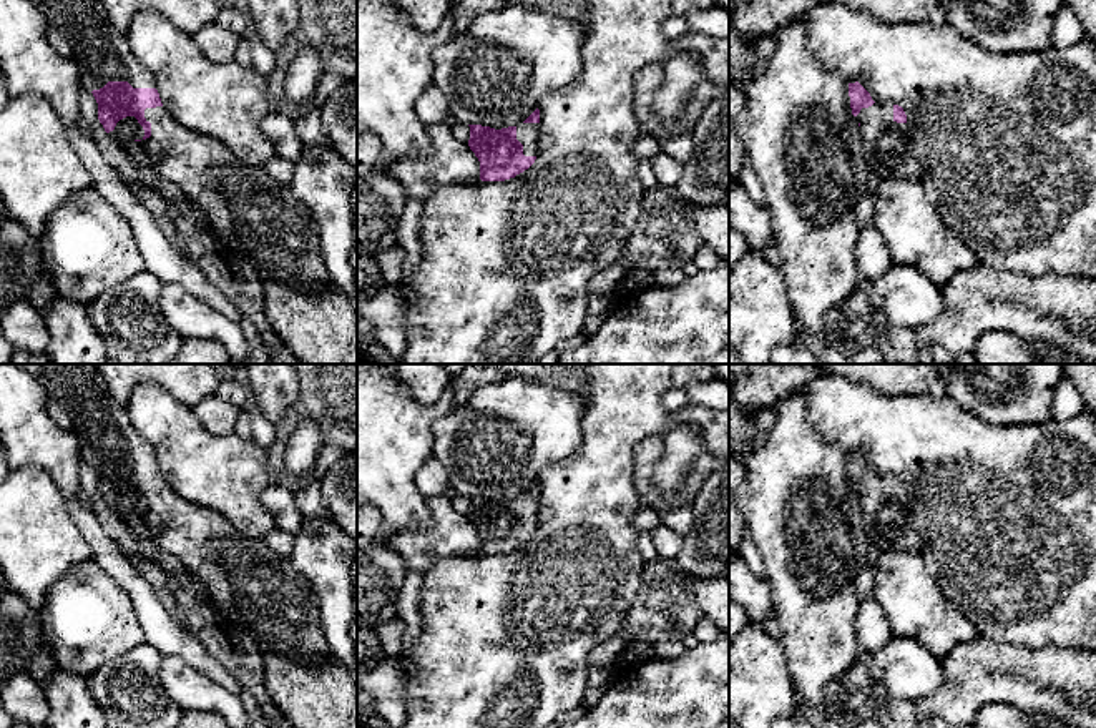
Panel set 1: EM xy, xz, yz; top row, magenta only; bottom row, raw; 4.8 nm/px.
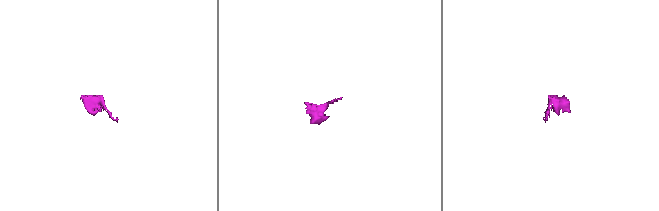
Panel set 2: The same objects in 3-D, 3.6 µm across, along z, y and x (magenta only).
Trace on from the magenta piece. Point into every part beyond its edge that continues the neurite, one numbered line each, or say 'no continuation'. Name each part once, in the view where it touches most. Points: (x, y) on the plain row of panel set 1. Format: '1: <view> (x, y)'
1: xy (102, 424)
2: xy (258, 592)

